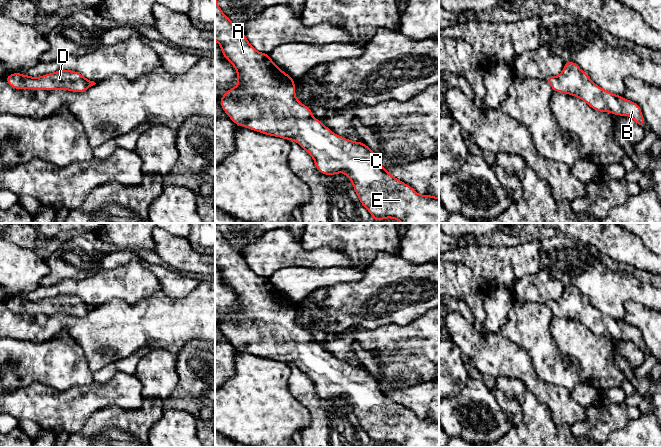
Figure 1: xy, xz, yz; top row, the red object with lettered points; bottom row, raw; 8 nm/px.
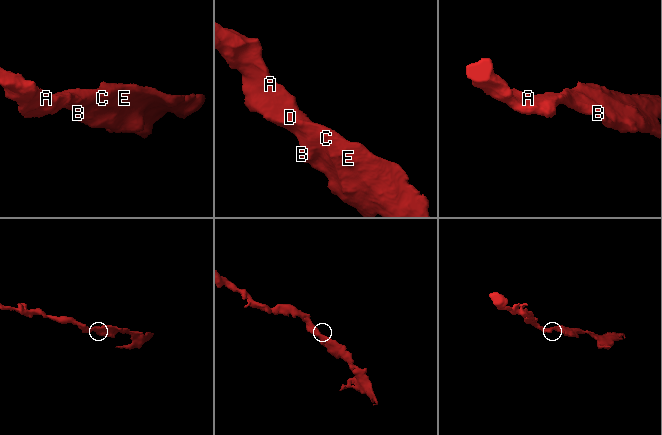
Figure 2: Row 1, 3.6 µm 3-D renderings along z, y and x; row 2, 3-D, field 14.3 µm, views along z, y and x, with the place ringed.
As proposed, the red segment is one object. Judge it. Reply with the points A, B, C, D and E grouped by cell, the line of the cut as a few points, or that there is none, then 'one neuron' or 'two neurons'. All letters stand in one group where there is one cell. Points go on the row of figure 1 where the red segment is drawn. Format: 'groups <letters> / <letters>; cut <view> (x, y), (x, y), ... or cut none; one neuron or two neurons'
groups A B C D E; cut none; one neuron

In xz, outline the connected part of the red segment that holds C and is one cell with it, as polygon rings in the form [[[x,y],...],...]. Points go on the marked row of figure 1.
[[[215,0],[215,41],[221,46],[221,51],[237,71],[238,85],[230,88],[220,99],[224,112],[238,126],[263,133],[269,136],[281,137],[297,142],[310,154],[315,166],[321,174],[335,175],[344,173],[351,181],[358,199],[368,210],[375,221],[386,218],[402,223],[439,223],[439,198],[431,195],[420,195],[415,189],[401,180],[393,177],[378,160],[377,155],[363,142],[348,140],[332,132],[320,120],[313,117],[308,106],[303,105],[295,94],[294,79],[283,72],[270,58],[269,54],[258,52],[247,40],[244,32],[233,25]]]

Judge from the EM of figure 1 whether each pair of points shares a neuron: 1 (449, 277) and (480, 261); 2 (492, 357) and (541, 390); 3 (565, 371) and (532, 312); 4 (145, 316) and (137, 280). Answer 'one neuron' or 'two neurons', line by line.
1: two neurons
2: one neuron
3: one neuron
4: two neurons

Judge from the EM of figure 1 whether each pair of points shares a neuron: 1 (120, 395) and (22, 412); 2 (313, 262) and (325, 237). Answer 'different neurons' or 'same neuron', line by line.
1: same neuron
2: different neurons

